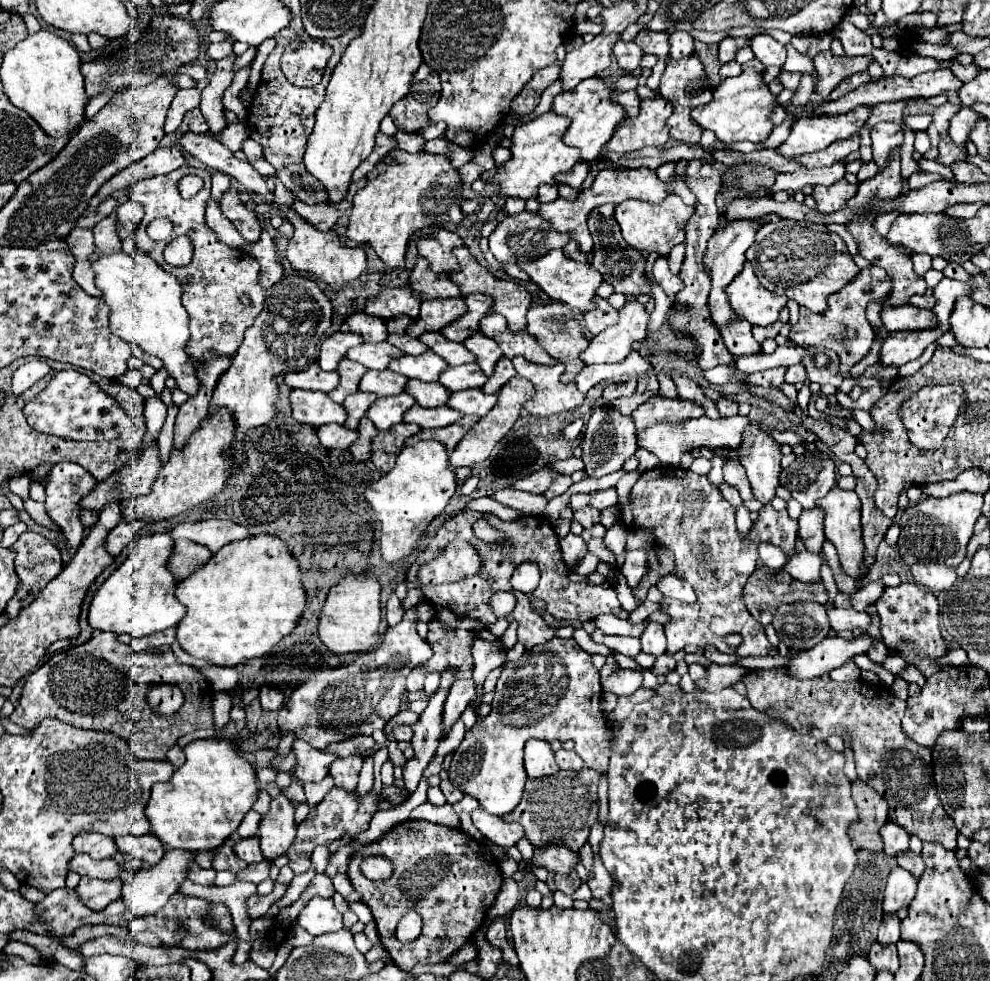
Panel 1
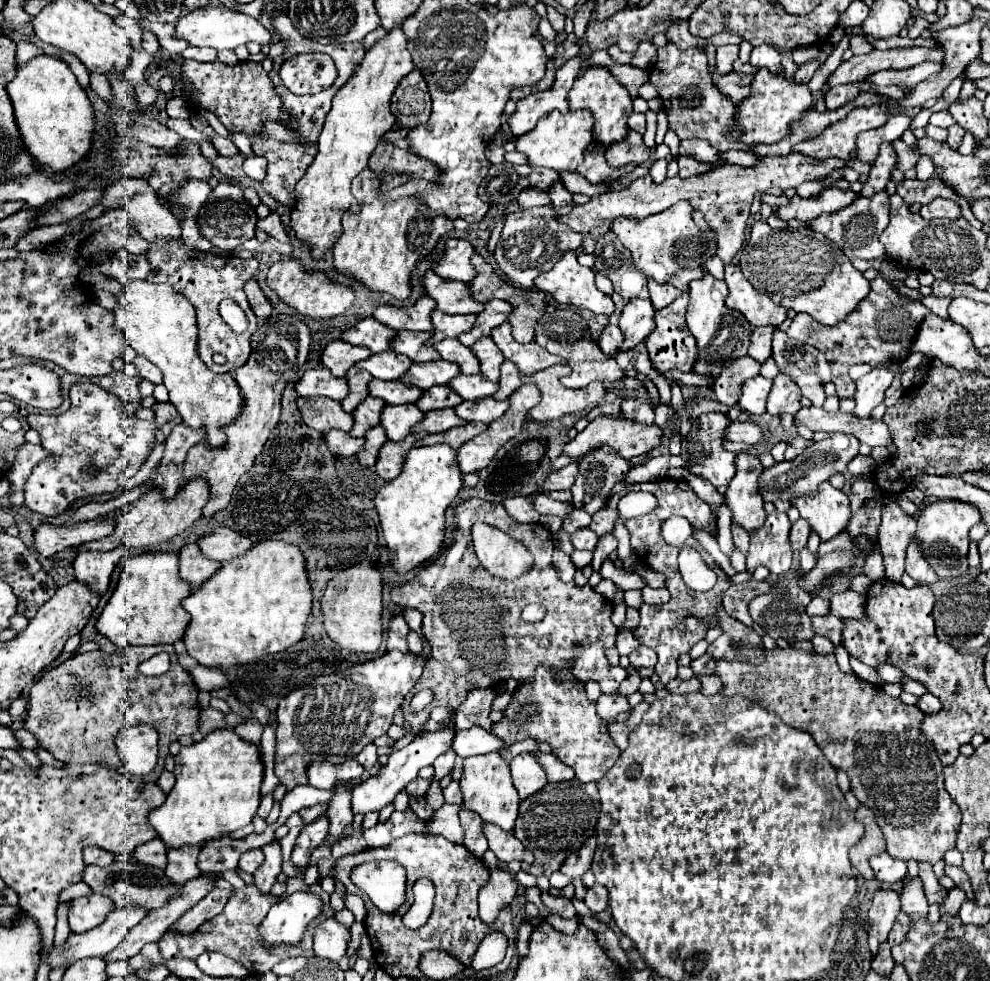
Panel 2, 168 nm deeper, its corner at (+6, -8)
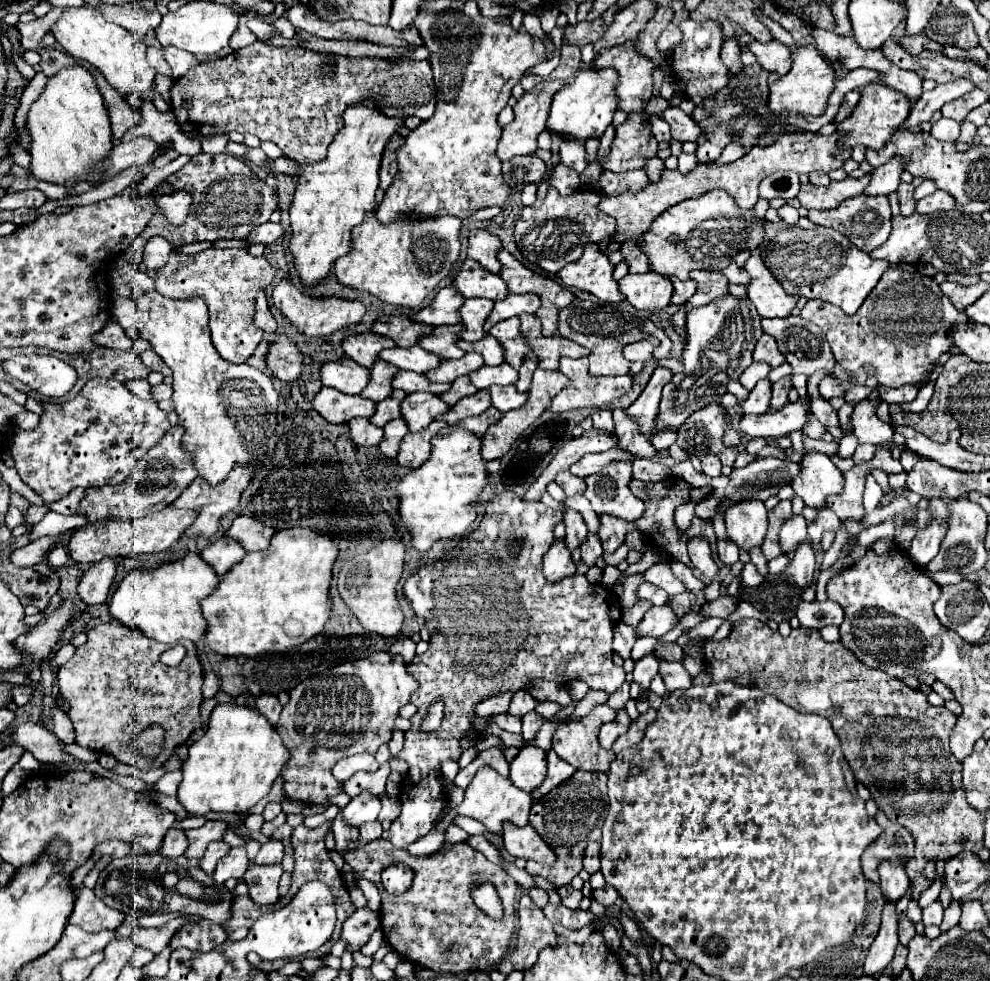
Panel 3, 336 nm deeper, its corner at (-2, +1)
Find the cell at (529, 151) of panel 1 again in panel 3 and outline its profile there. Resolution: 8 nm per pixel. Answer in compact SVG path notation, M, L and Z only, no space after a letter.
M613 69L579 71L569 85L565 85L559 93L555 93L551 103L551 113L547 119L547 131L563 141L599 139L605 133L605 129L611 125L613 113L617 109L615 83L617 83L617 73Z

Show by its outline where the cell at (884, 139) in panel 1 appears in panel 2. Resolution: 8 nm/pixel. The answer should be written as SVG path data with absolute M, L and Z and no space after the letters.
M881 146L879 156L873 162L873 168L869 172L869 180L863 184L861 196L869 198L869 196L885 190L893 168L895 168L895 150L893 150L893 146Z

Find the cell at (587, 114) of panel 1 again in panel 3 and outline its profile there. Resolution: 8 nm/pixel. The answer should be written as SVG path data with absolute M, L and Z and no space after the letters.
M633 41L623 45L601 49L595 55L595 69L615 69L617 71L617 85L615 93L619 99L617 109L623 113L643 113L647 99L653 95L653 63L641 57L633 49Z

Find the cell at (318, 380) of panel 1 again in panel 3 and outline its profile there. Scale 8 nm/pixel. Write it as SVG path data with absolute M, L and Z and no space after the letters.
M343 357L339 361L329 361L321 367L321 383L347 395L359 395L369 383L369 371L355 361Z

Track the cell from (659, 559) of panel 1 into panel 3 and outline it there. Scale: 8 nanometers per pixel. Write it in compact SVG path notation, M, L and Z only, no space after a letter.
M619 621L614 628L613 651L619 653L623 659L627 659L631 655L633 645L635 644L633 641L635 641L633 627Z

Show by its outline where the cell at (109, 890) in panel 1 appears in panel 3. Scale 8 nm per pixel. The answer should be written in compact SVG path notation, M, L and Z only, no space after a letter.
M83 887L75 899L75 909L69 917L71 925L79 925L81 929L95 933L101 929L115 929L125 921L125 915L117 909L105 905L93 889Z

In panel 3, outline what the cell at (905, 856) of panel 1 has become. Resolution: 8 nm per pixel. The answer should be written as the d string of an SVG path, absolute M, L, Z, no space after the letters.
M935 901L935 903L931 903L929 907L923 909L923 923L925 925L941 925L941 919L943 919L941 901Z

